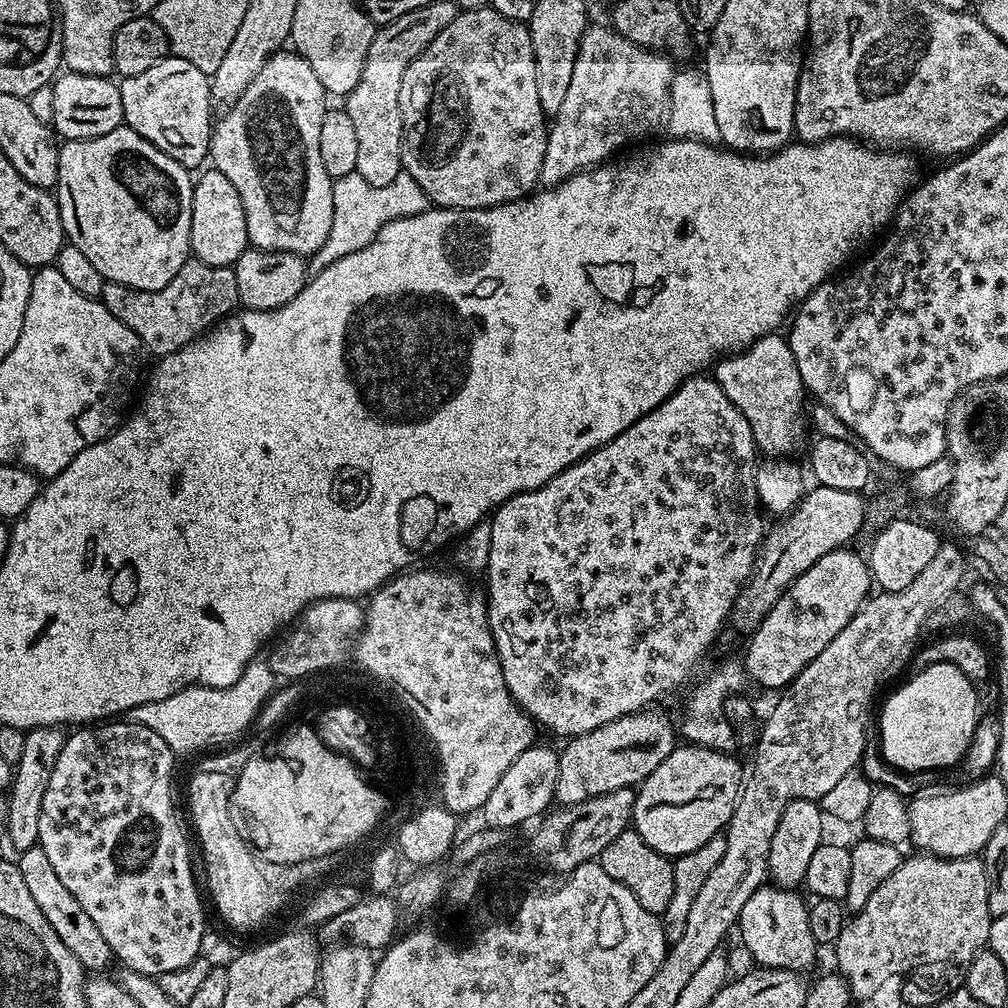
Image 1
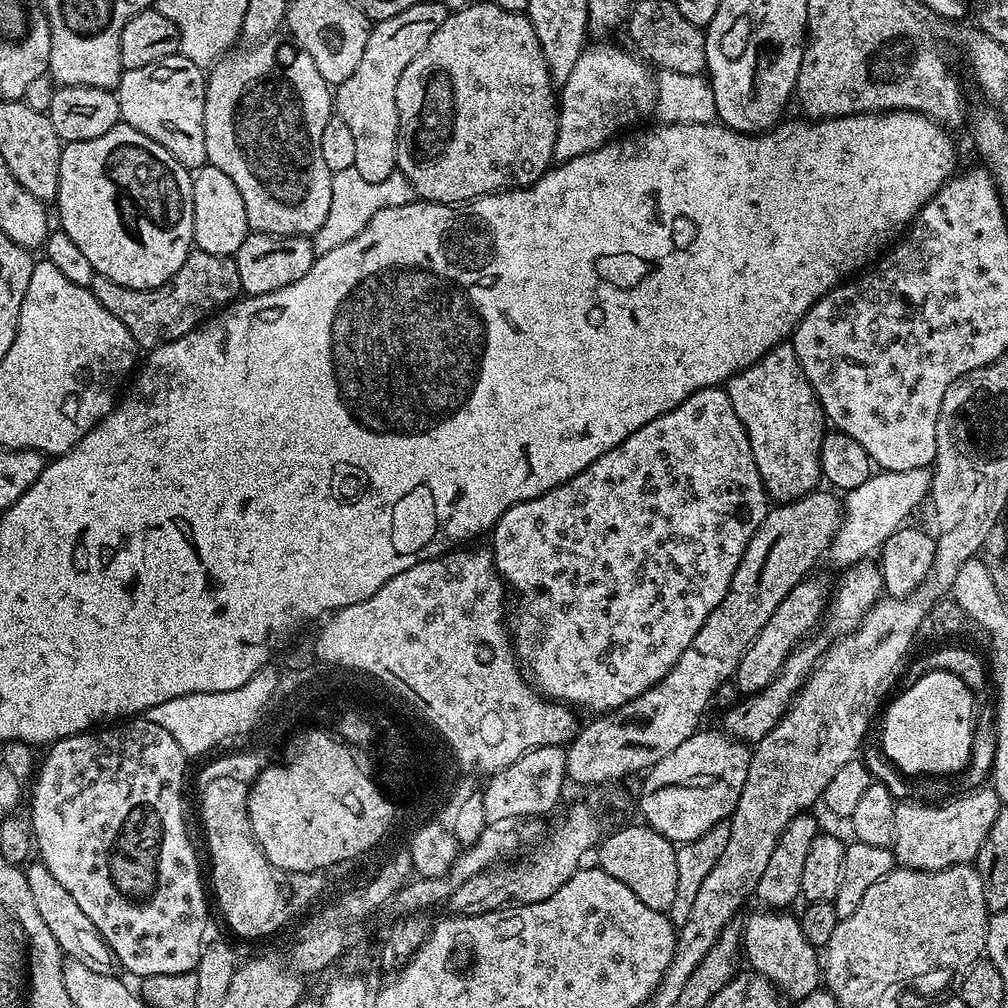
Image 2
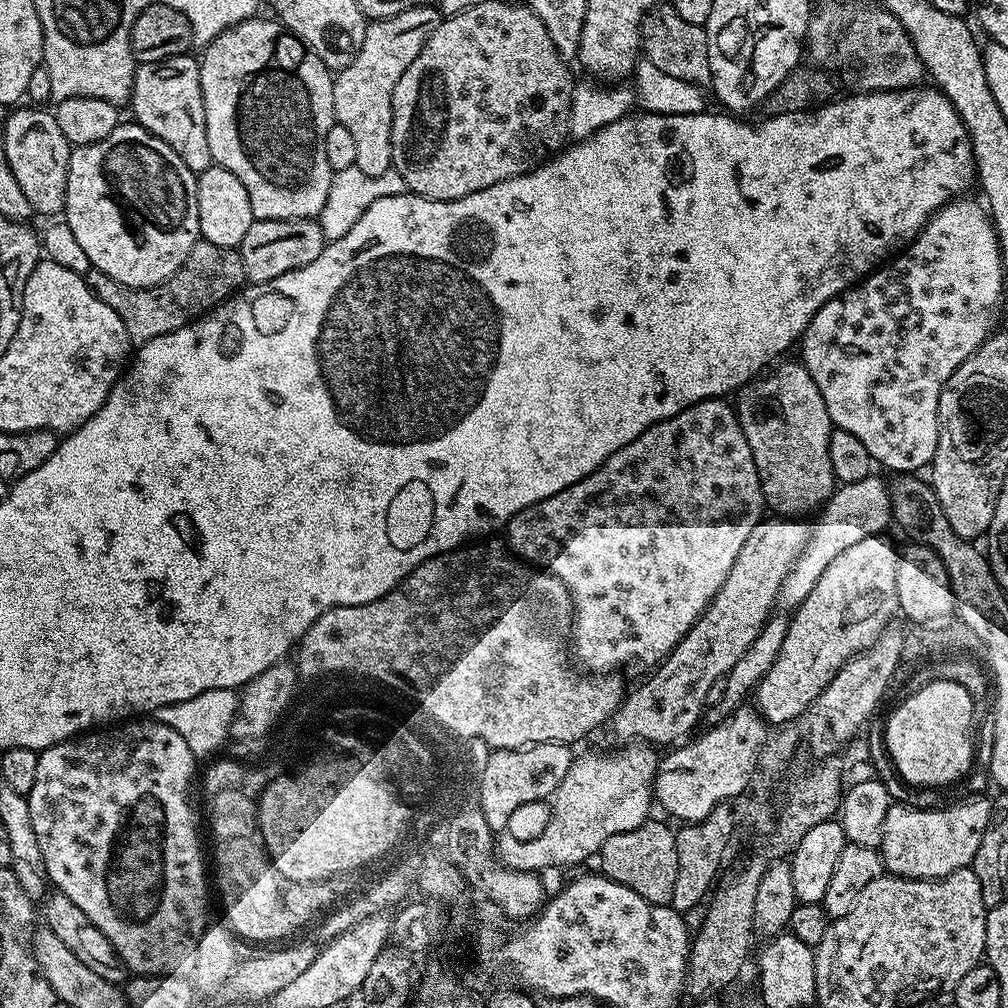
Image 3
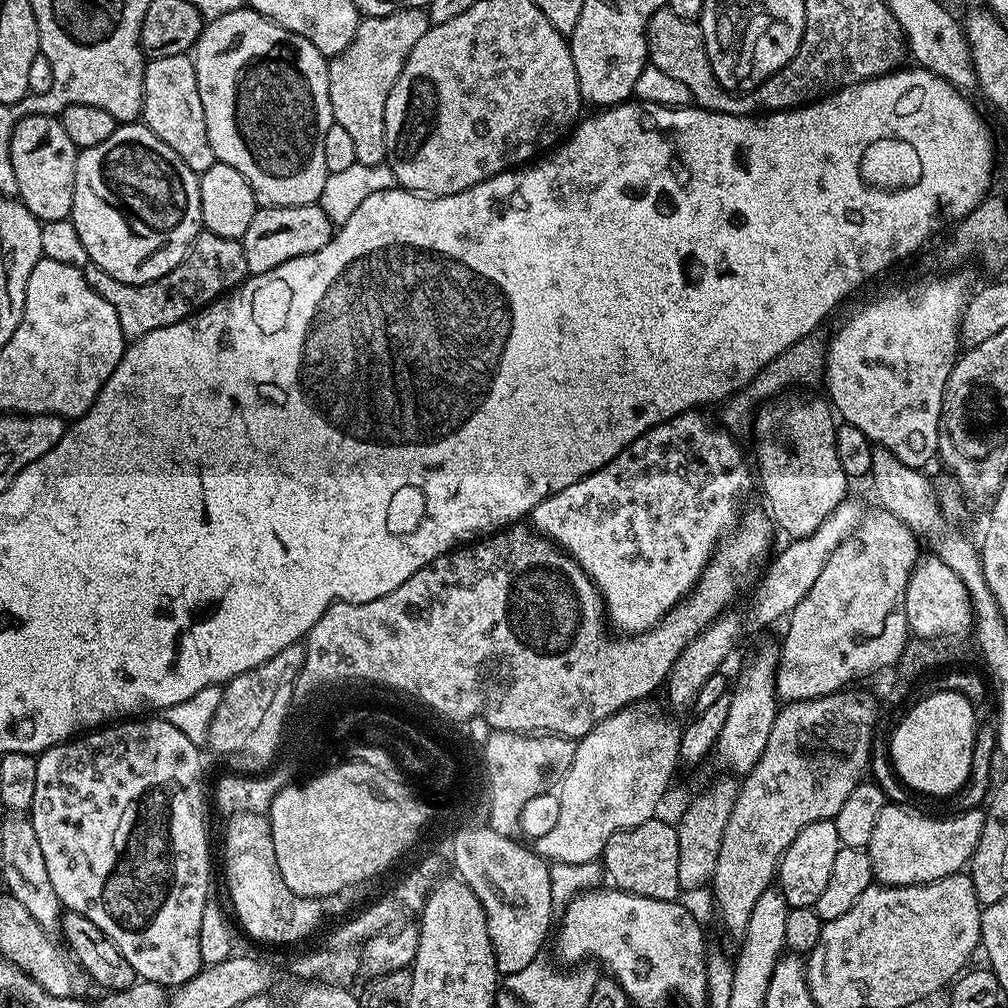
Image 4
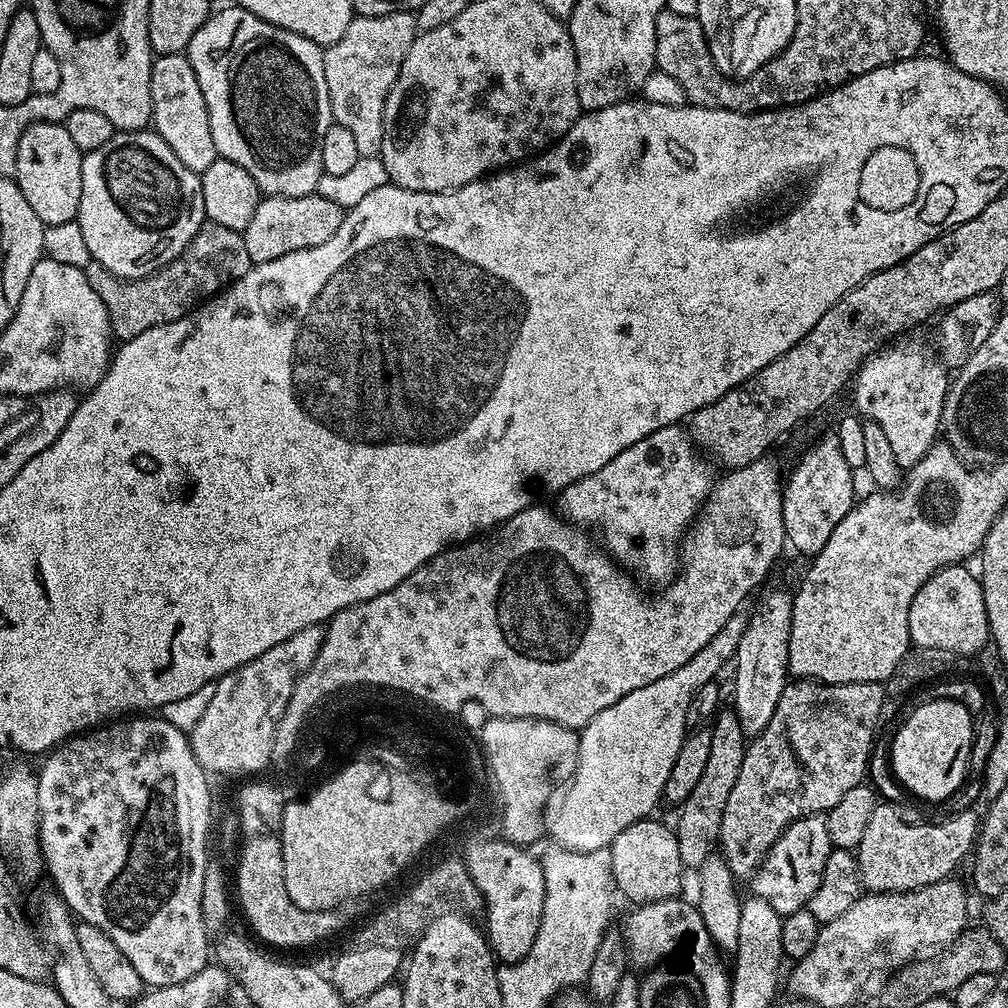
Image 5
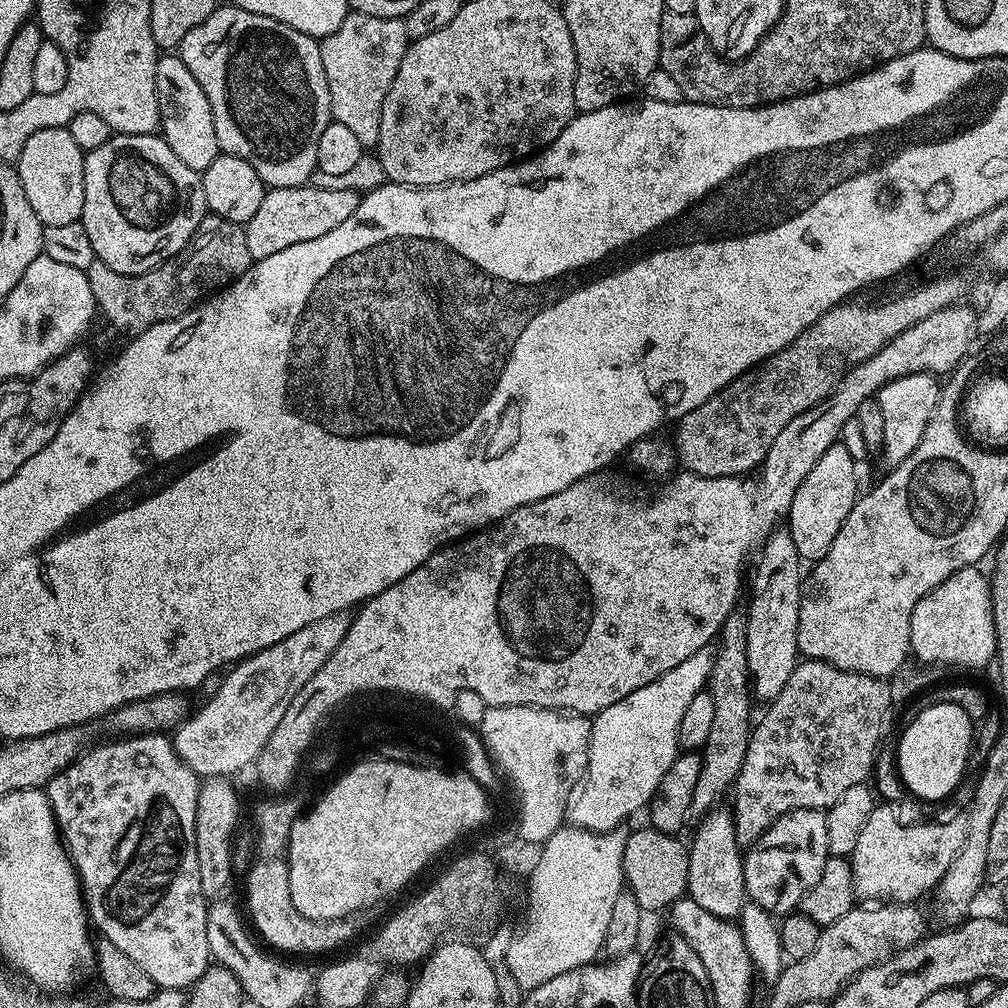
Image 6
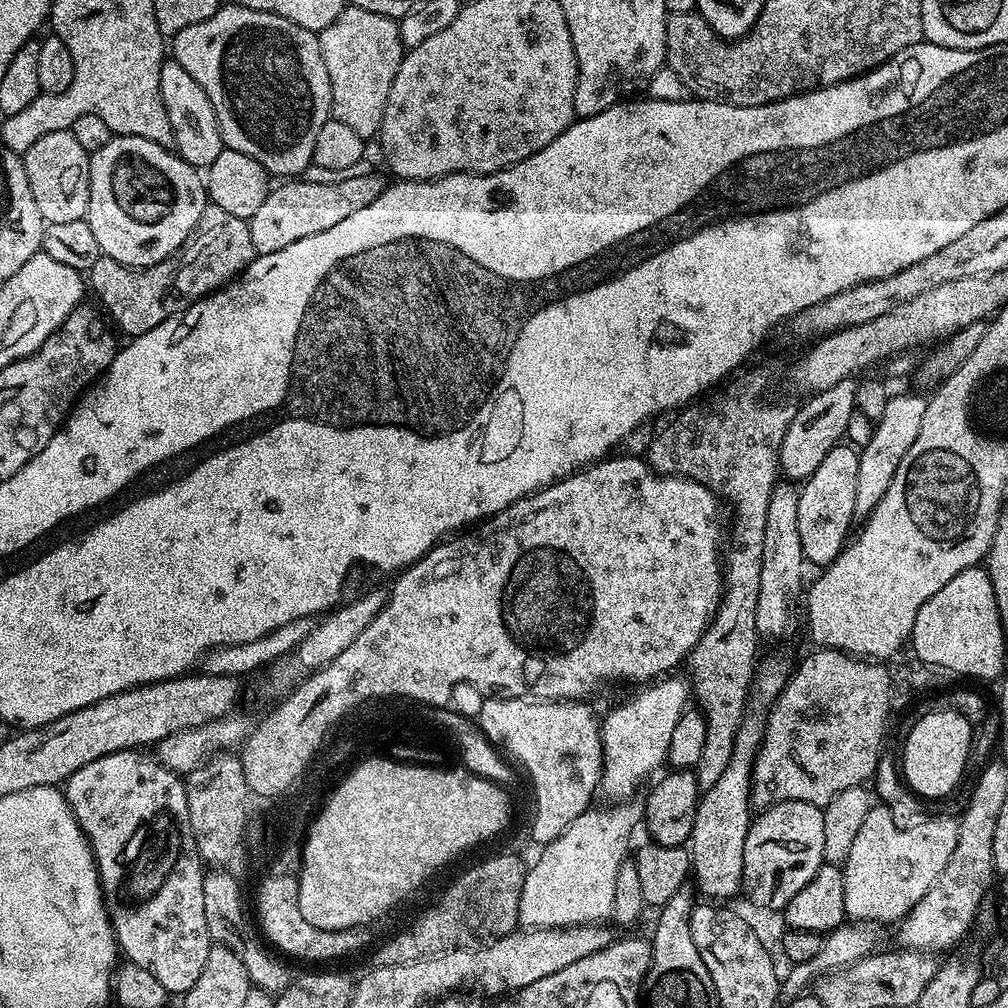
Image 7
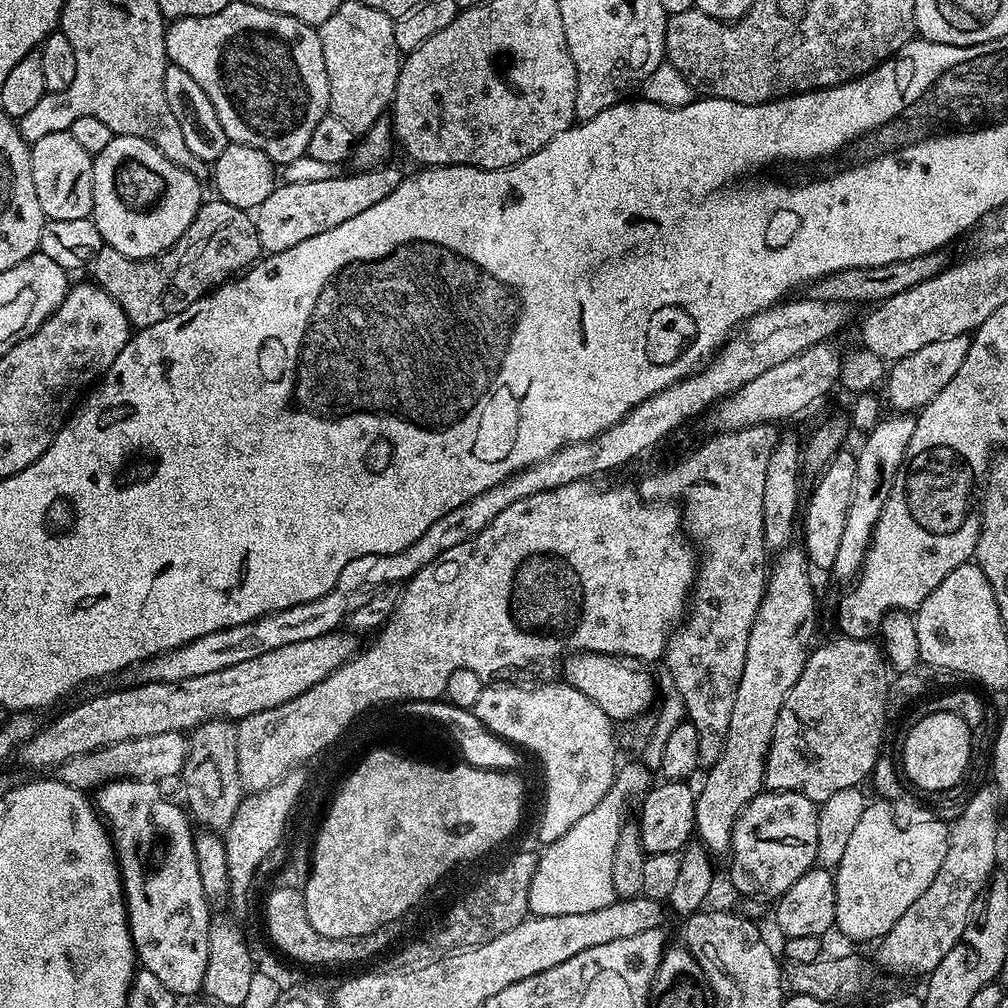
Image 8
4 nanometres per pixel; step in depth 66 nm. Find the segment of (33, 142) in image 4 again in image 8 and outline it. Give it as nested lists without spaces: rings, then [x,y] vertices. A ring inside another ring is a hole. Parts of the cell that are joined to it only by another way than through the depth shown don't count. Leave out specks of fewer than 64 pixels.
[[[69,132],[46,134],[31,146],[30,174],[34,174],[34,191],[38,193],[38,206],[42,206],[49,220],[62,218],[89,218],[94,206],[92,185],[93,156]]]

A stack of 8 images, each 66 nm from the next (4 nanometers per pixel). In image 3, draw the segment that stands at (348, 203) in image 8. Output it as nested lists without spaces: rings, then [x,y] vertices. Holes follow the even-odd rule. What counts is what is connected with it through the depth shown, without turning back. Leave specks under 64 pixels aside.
[[[315,219],[311,220],[253,220],[246,238],[238,249],[244,267],[244,278],[249,285],[269,284],[274,278],[282,278],[290,270],[298,270],[318,254],[322,254],[325,238]]]

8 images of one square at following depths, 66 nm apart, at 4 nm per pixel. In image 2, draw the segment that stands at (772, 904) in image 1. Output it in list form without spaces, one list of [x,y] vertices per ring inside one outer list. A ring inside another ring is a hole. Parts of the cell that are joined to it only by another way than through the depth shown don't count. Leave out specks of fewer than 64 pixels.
[[[788,910],[759,911],[742,924],[742,956],[745,961],[748,959],[747,967],[751,971],[765,976],[774,985],[777,992],[783,994],[787,999],[789,996],[789,1001],[795,1002],[806,998],[806,994],[814,994],[814,990],[821,987],[822,984],[822,960],[818,955],[818,949],[810,946],[810,942],[806,942],[806,934],[802,934],[799,919]]]

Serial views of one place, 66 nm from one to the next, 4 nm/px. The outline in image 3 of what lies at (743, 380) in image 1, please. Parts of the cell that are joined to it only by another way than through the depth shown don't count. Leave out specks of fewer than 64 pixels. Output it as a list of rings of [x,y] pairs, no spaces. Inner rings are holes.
[[[787,360],[739,389],[734,407],[742,434],[750,442],[750,454],[754,454],[765,505],[781,517],[804,518],[817,507],[816,512],[838,484],[830,466],[830,434],[834,425],[814,378],[810,378],[803,363]]]

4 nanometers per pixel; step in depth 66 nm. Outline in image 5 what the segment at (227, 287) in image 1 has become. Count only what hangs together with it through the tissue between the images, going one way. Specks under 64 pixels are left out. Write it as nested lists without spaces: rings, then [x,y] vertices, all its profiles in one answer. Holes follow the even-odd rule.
[[[205,222],[196,231],[192,241],[184,247],[182,254],[178,254],[166,266],[148,276],[127,280],[95,262],[89,264],[84,273],[94,294],[98,294],[102,306],[106,306],[113,337],[123,342],[138,338],[138,334],[146,334],[146,330],[154,326],[173,324],[187,312],[199,308],[205,300],[223,292],[234,281],[240,280],[252,266],[250,254],[246,254],[243,235],[226,226]]]

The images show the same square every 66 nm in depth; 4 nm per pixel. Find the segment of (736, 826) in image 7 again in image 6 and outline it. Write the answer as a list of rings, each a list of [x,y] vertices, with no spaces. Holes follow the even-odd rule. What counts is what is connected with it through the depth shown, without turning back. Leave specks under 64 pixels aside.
[[[713,810],[703,817],[699,821],[700,829],[690,839],[687,895],[719,920],[735,921],[746,903],[744,852],[736,841],[731,811],[720,811]]]

